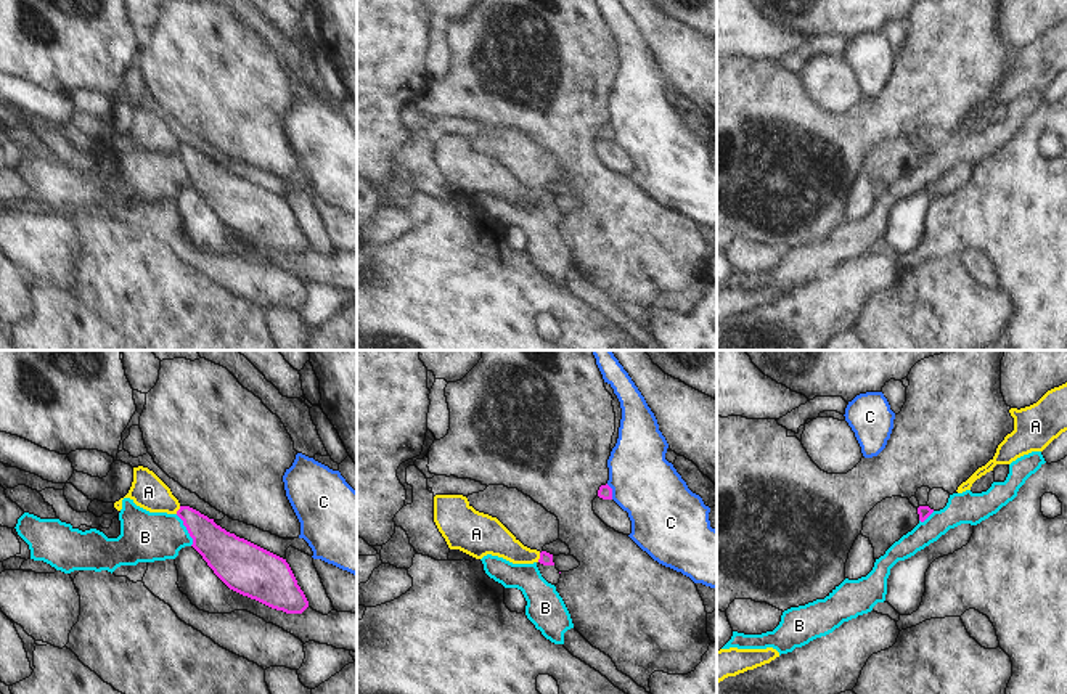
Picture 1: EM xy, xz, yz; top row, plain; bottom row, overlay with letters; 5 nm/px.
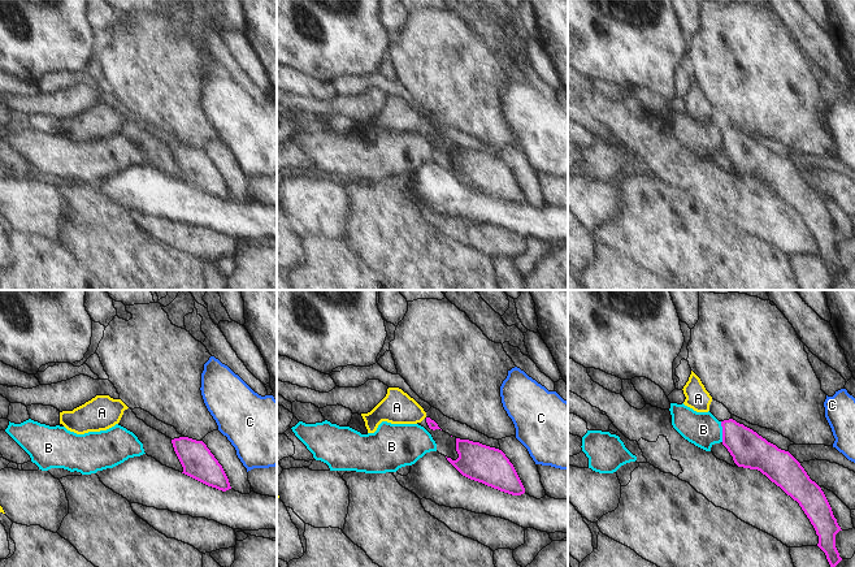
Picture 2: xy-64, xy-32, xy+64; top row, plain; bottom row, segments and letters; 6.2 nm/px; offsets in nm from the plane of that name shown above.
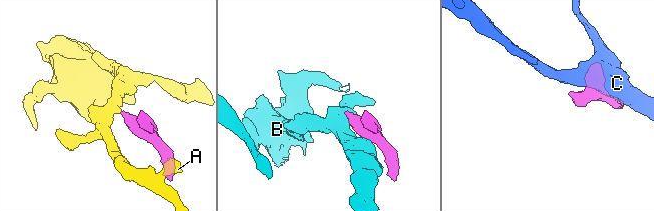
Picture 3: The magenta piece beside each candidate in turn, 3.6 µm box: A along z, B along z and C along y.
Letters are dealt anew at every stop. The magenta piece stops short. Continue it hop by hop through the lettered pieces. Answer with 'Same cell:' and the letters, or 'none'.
Same cell: none

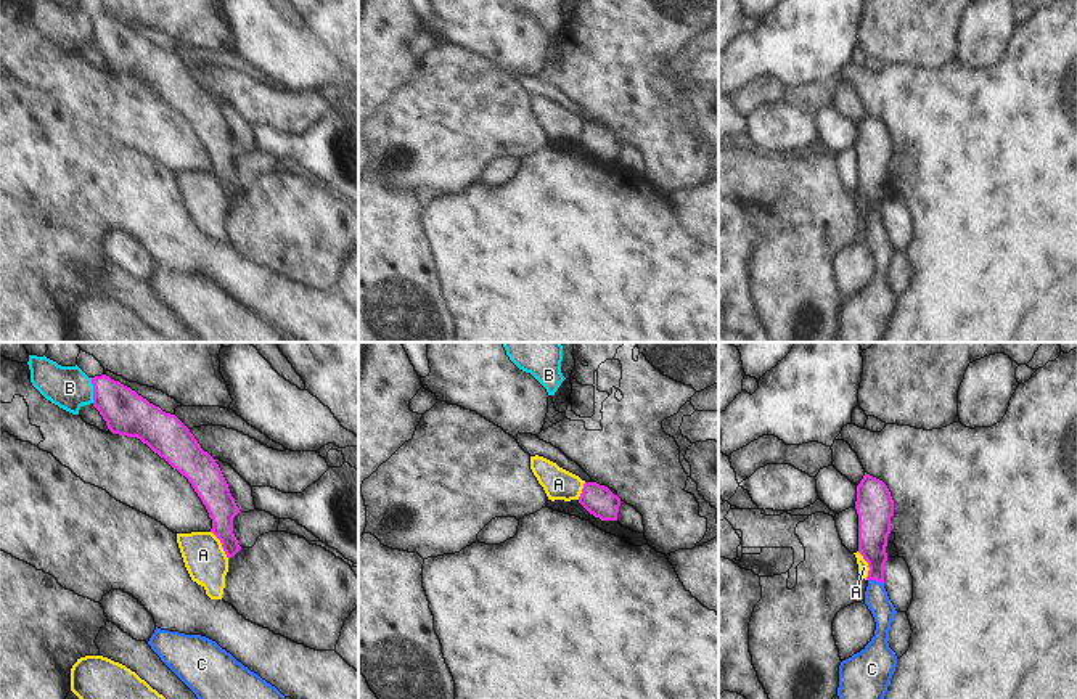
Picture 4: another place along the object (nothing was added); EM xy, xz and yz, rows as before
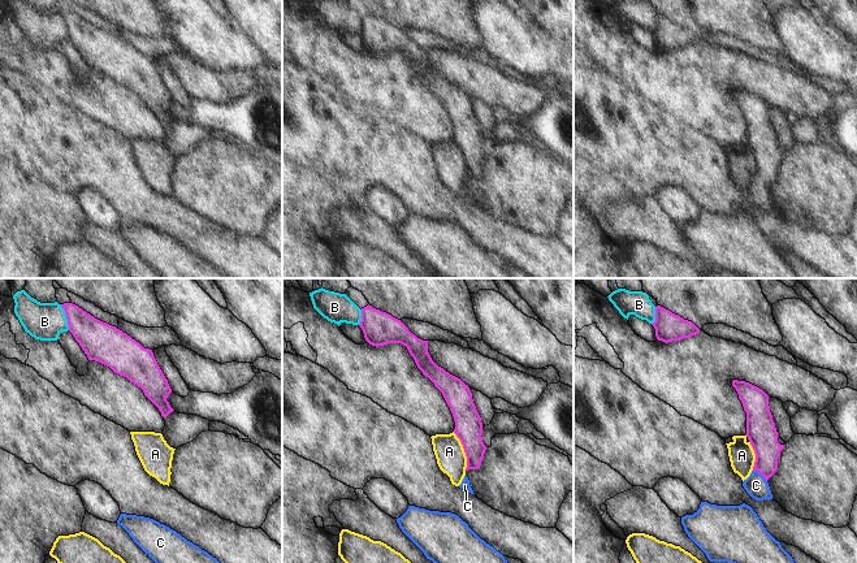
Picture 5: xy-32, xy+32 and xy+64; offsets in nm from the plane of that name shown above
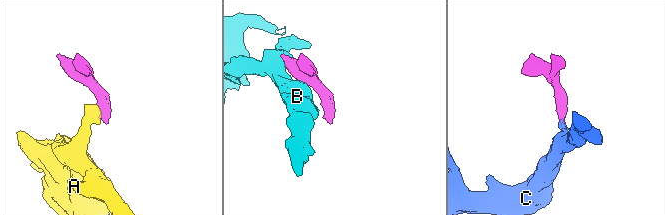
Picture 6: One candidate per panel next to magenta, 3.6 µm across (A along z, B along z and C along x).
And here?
Same cell: C

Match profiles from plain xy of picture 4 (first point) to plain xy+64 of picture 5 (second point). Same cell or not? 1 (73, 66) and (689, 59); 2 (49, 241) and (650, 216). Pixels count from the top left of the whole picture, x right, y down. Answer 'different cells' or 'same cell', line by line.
1: same cell
2: different cells

